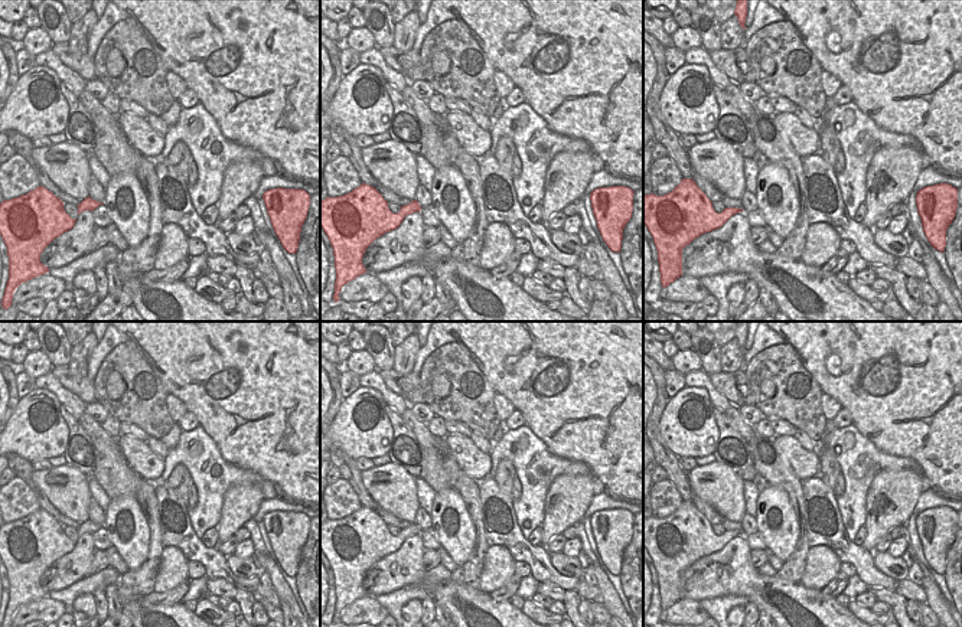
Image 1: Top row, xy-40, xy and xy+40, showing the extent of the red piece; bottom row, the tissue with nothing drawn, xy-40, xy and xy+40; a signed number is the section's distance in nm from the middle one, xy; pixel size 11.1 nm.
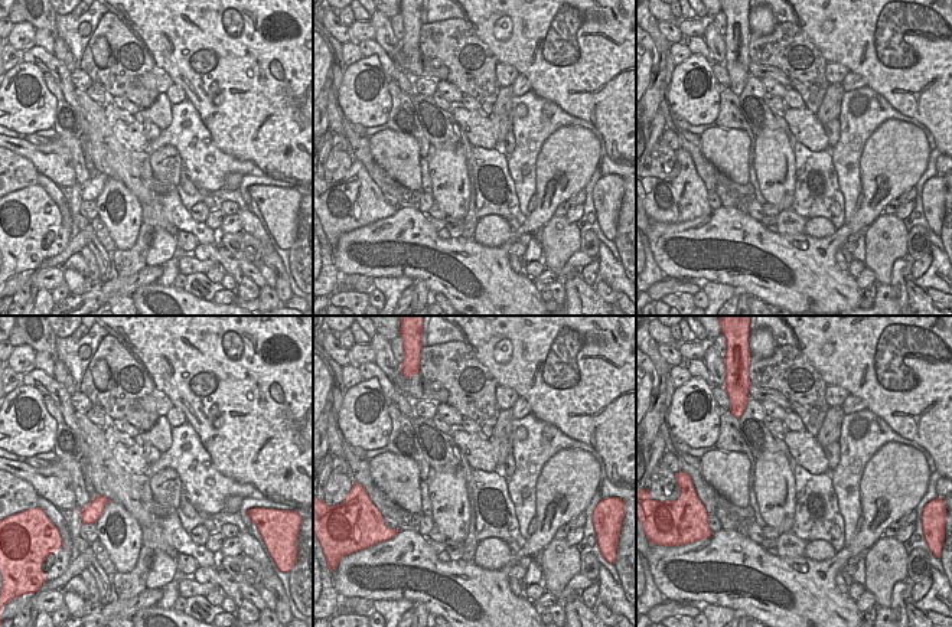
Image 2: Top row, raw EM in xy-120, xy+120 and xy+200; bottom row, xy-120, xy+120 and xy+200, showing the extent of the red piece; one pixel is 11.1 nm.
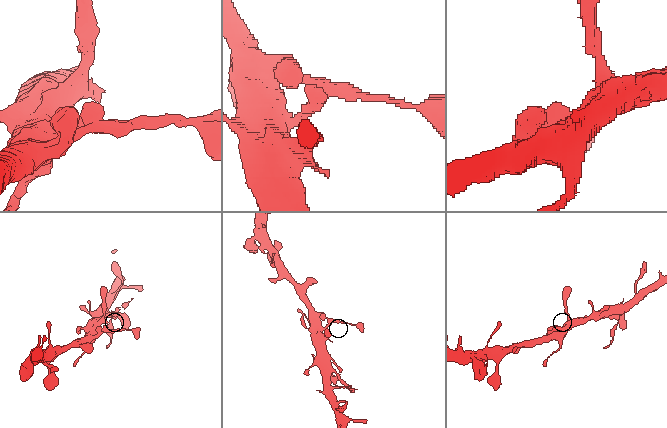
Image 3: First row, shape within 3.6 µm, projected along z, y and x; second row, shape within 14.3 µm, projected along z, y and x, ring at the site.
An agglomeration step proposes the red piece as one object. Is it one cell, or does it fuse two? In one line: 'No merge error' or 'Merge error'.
No merge error.

